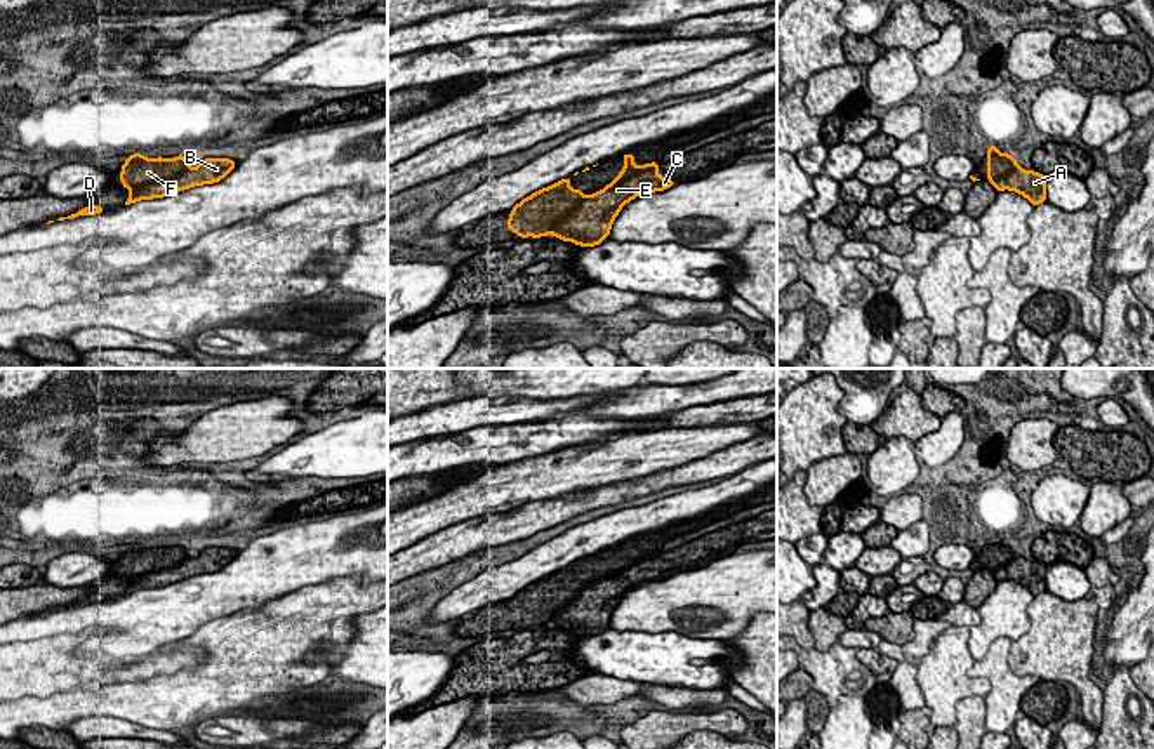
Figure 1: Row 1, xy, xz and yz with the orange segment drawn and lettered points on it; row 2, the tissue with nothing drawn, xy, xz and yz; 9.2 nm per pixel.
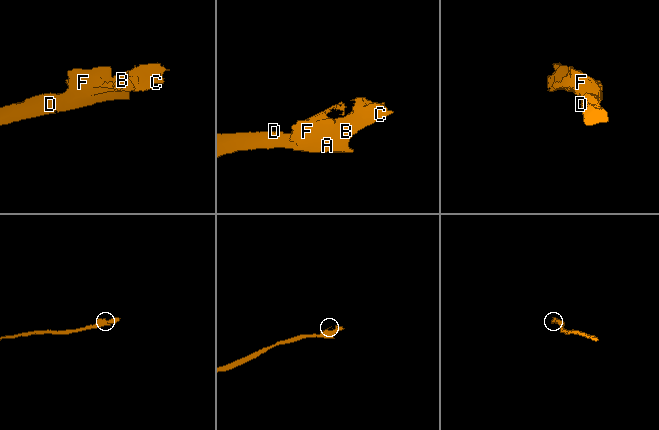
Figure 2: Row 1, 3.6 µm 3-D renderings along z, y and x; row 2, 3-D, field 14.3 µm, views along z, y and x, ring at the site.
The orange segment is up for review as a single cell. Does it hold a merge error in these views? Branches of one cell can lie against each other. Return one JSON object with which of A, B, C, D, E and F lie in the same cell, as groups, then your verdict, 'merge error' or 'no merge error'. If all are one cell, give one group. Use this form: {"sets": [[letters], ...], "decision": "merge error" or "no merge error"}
{"sets": [["A", "B", "C", "D", "E"], ["F"]], "decision": "merge error"}

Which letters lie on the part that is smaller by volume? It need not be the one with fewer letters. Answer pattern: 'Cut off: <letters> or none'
Cut off: F

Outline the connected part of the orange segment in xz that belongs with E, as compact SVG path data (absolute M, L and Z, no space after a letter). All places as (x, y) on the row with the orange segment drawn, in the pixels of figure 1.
M622 153L620 158L627 162L617 179L601 191L586 196L563 222L556 224L554 238L580 247L600 245L610 235L612 222L627 202L678 184L659 176L659 162L636 169L633 153Z

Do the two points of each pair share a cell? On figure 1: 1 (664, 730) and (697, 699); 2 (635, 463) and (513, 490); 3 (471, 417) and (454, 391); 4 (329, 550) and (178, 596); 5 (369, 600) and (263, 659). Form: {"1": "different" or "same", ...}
{"1": "different", "2": "same", "3": "different", "4": "same", "5": "same"}

